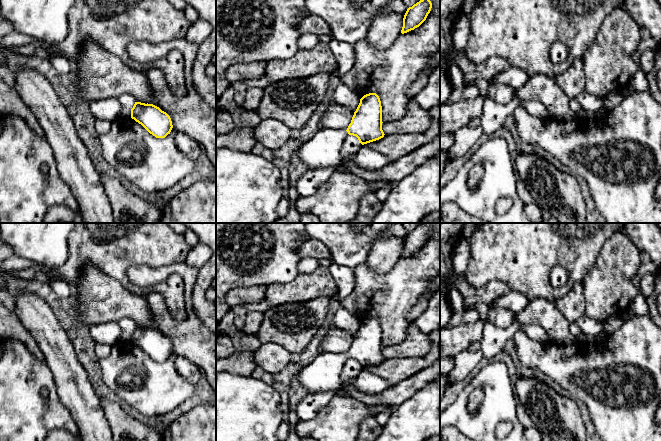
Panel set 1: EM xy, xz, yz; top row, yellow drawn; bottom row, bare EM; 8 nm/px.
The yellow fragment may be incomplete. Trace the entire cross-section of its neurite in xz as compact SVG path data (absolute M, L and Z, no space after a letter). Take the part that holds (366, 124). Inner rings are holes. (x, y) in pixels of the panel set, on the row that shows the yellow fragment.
M376 93L360 99L351 123L346 130L320 129L312 139L300 147L300 159L307 169L334 167L342 164L341 147L348 135L356 136L362 145L384 137L382 130L382 106Z

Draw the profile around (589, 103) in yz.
M586 91L571 100L576 100L582 107L582 110L578 114L579 118L584 118L586 113L598 111L604 106L603 98L591 95Z

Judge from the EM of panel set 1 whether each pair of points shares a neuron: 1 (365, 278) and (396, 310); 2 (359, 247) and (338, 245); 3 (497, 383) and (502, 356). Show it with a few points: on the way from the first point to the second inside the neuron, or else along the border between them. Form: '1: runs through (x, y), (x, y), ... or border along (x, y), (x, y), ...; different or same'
1: runs through (376, 287), (389, 288), (390, 299); same
2: runs through (354, 247), (343, 245); same
3: border along (491, 360), (503, 362), (506, 365), (511, 382); different

